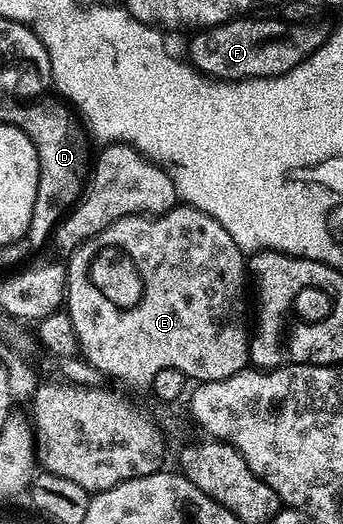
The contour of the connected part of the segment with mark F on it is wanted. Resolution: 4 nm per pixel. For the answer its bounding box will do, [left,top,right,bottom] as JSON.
[188,18,327,80]

